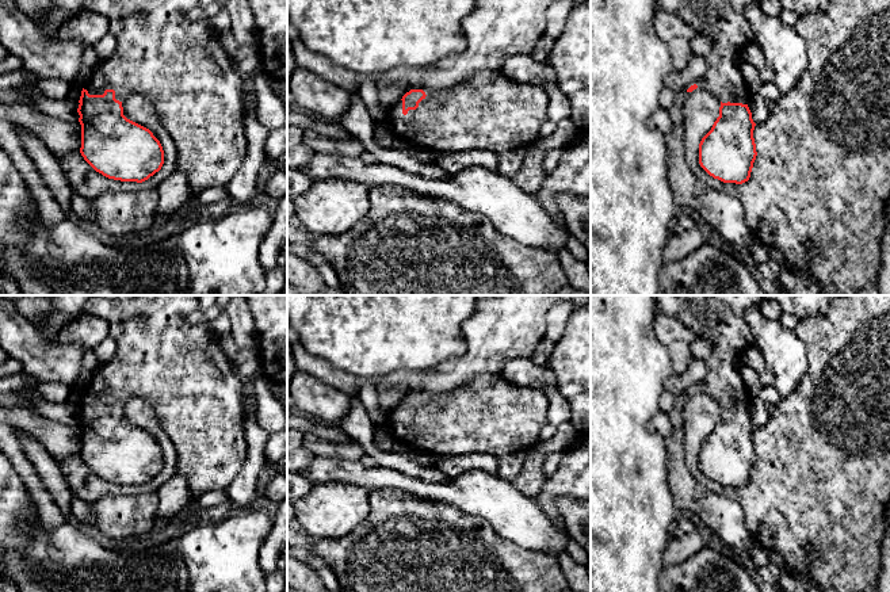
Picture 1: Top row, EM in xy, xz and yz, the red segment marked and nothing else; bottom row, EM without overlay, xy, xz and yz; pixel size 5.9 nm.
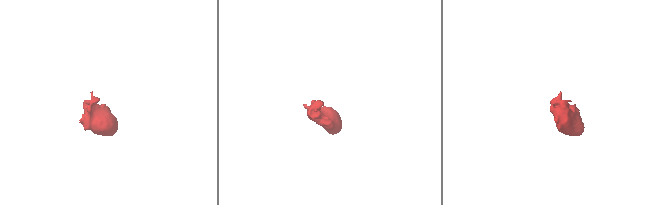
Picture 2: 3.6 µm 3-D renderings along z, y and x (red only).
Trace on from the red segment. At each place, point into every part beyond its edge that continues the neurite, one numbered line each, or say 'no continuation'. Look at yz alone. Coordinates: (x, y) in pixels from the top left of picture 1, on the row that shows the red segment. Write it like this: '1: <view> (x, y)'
no continuation

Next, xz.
1: xz (489, 111)

